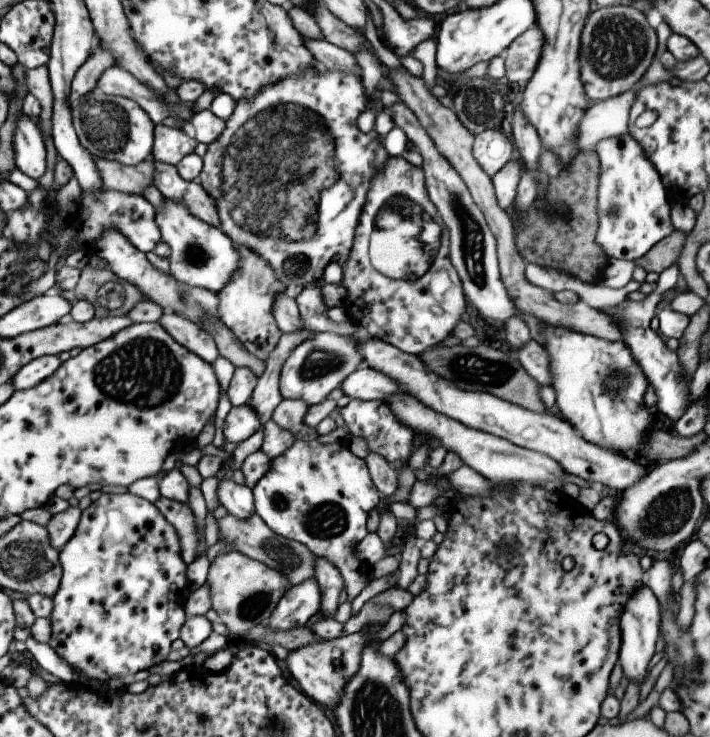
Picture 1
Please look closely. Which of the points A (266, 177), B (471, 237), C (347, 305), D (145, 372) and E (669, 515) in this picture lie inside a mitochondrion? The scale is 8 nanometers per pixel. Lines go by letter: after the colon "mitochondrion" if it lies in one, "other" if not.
A: mitochondrion
B: mitochondrion
C: other
D: mitochondrion
E: mitochondrion

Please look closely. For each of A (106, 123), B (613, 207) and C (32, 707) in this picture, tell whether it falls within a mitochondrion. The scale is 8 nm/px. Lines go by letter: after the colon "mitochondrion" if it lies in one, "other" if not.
A: mitochondrion
B: mitochondrion
C: other

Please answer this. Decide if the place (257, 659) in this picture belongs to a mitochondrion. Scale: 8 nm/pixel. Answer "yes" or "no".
no

